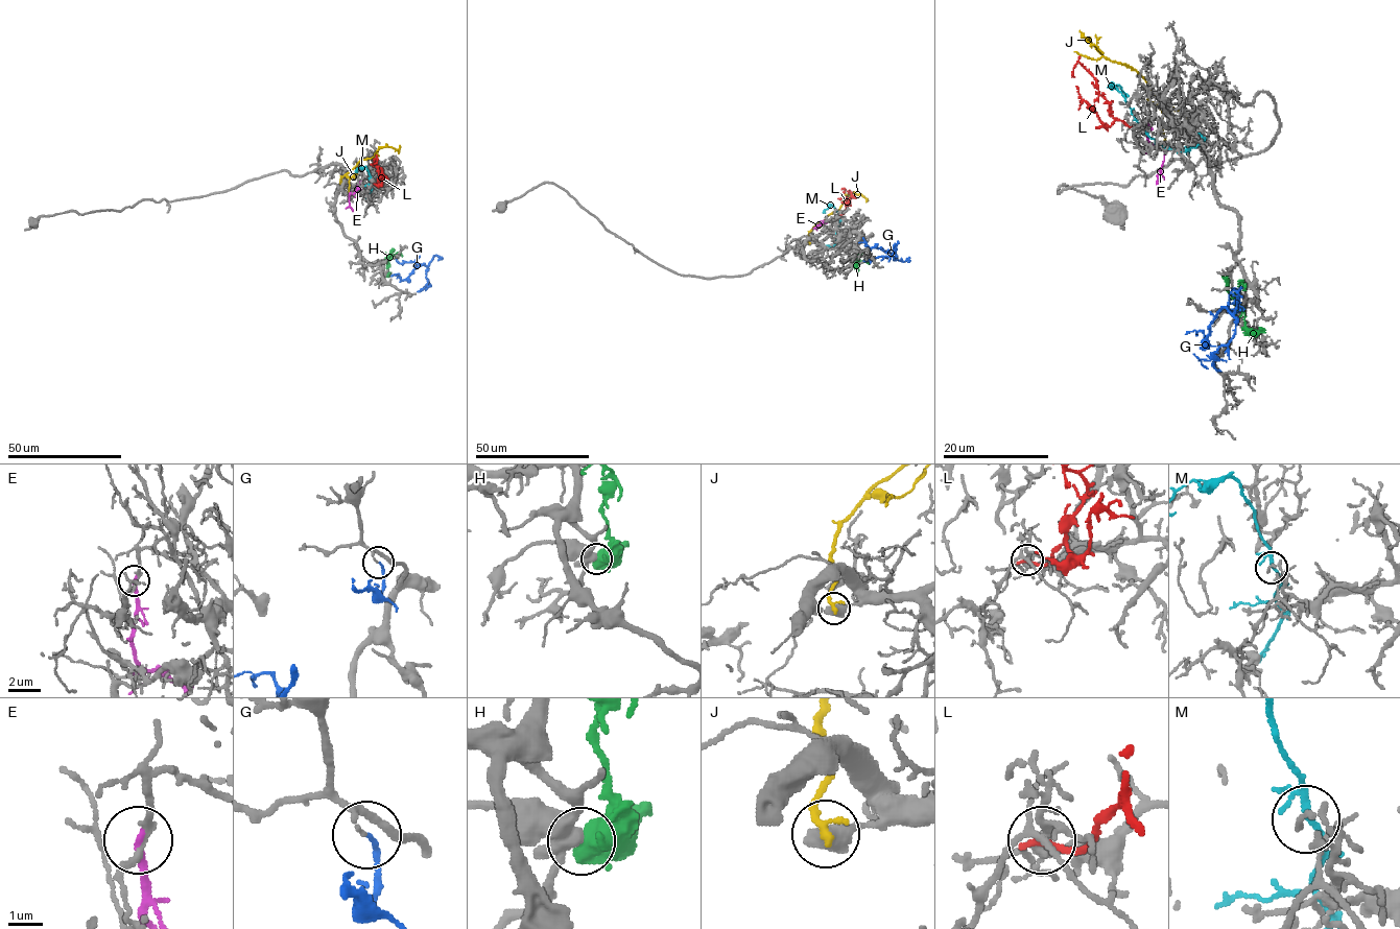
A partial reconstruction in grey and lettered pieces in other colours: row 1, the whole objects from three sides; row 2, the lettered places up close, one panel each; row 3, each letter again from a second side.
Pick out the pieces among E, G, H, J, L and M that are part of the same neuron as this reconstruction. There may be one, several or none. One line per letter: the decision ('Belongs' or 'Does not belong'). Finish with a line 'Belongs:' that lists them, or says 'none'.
E: Does not belong
G: Belongs
H: Does not belong
J: Does not belong
L: Does not belong
M: Does not belong
Belongs: G

